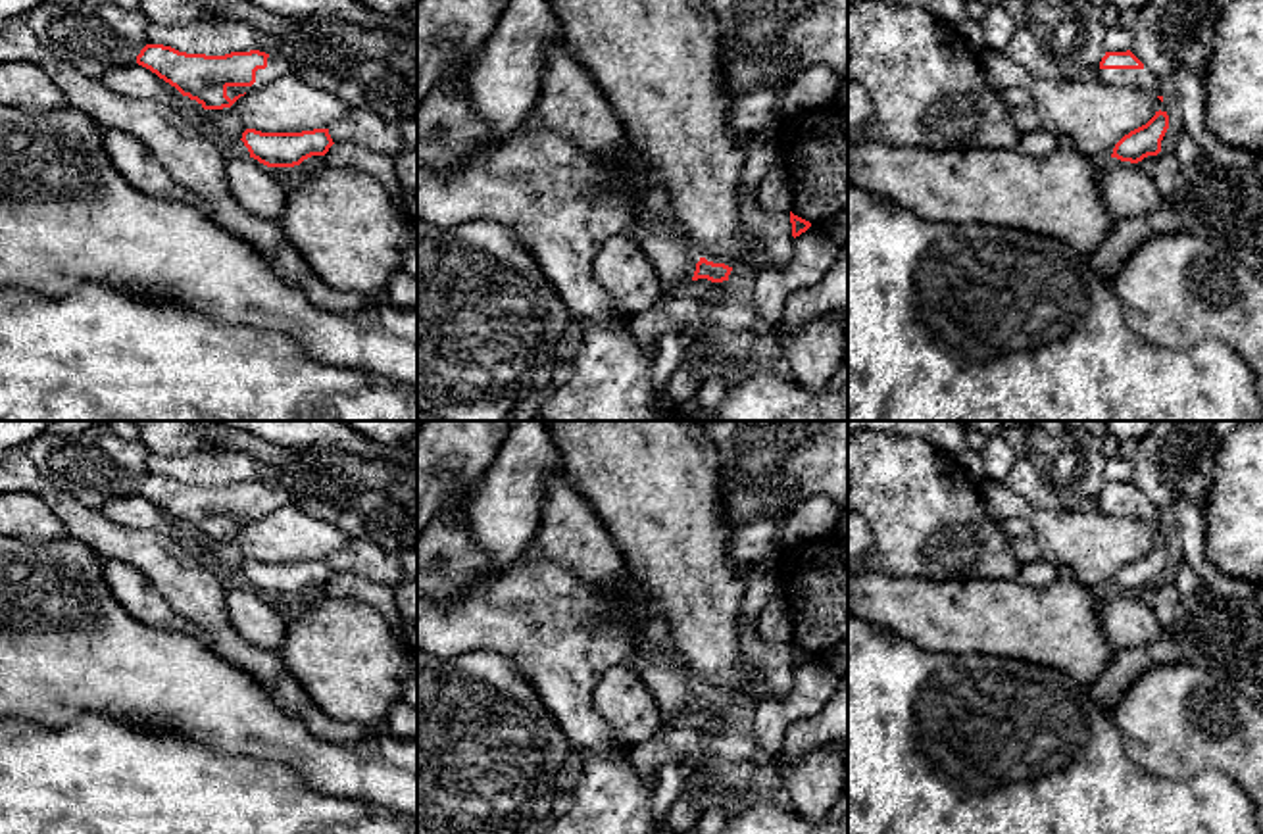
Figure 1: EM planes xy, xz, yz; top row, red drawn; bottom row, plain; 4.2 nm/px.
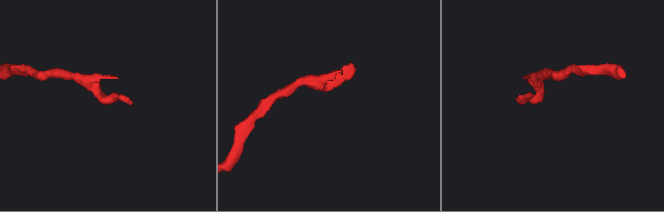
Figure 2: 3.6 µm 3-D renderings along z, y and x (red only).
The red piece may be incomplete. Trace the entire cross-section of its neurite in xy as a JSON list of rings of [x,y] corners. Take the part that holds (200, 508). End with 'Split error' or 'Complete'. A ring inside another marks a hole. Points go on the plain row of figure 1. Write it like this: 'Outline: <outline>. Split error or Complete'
Outline: [[[146,475],[136,494],[196,530],[204,540],[231,538],[246,523],[281,505],[294,503],[290,492],[260,480],[225,486],[186,484],[163,475]]]. Split error

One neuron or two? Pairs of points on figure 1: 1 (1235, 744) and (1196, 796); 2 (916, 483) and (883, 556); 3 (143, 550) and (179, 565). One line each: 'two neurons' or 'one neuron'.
1: two neurons
2: one neuron
3: one neuron

